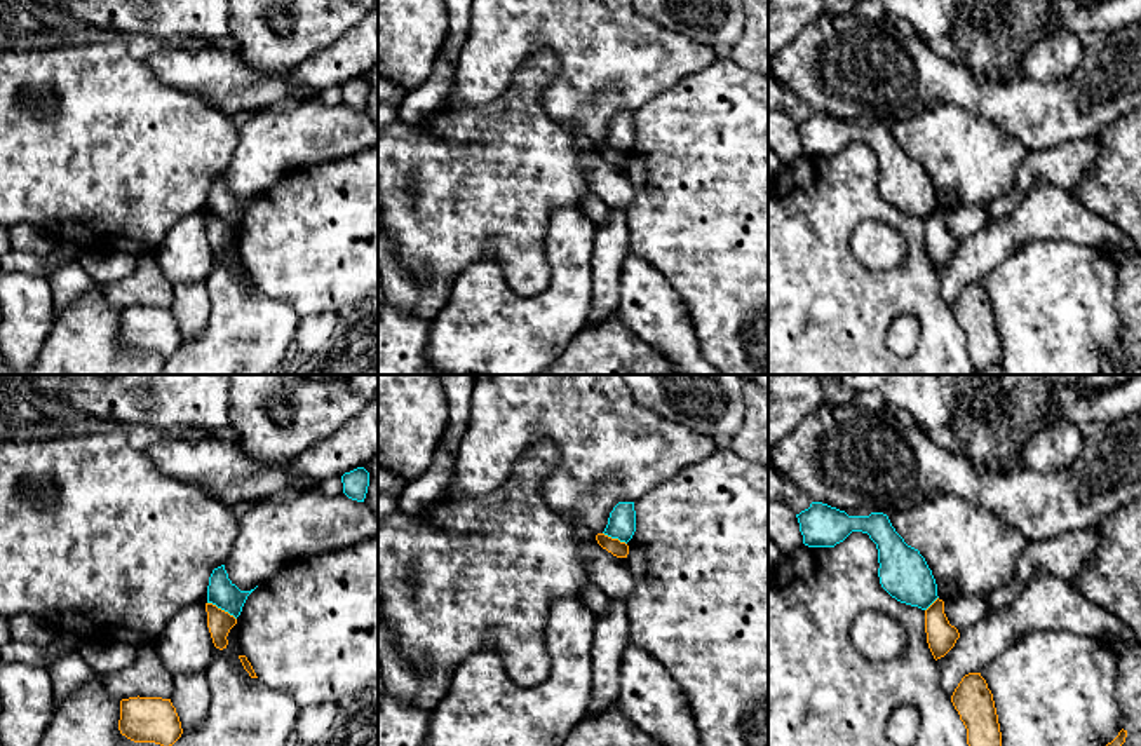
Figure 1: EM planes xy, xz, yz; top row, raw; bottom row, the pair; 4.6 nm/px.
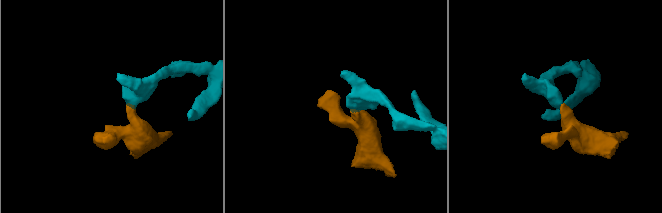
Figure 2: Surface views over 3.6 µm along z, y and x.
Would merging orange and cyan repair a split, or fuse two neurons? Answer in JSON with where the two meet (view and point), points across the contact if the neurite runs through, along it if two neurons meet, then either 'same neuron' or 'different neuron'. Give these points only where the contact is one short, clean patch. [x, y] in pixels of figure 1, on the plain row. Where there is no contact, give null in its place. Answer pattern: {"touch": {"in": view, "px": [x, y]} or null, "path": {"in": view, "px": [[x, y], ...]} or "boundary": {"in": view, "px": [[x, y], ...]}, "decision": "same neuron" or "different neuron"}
{"touch": {"in": "xy", "px": [220, 218]}, "boundary": {"in": "xy", "px": [[208, 211], [227, 220], [236, 229]]}, "decision": "different neuron"}

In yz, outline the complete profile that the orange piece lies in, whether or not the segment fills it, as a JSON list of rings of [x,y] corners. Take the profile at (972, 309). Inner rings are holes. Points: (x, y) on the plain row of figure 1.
[[[981,282],[965,284],[951,312],[967,338],[967,354],[974,368],[1002,364],[1002,342],[993,303]]]

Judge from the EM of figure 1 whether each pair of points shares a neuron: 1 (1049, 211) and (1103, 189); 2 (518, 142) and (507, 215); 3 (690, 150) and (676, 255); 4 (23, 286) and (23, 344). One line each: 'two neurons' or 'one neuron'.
1: two neurons
2: one neuron
3: one neuron
4: one neuron

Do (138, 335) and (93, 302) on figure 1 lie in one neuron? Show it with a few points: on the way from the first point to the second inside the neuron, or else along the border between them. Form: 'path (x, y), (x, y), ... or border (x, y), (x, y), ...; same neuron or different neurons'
border (119, 311), (119, 340), (135, 351), (145, 352); different neurons

